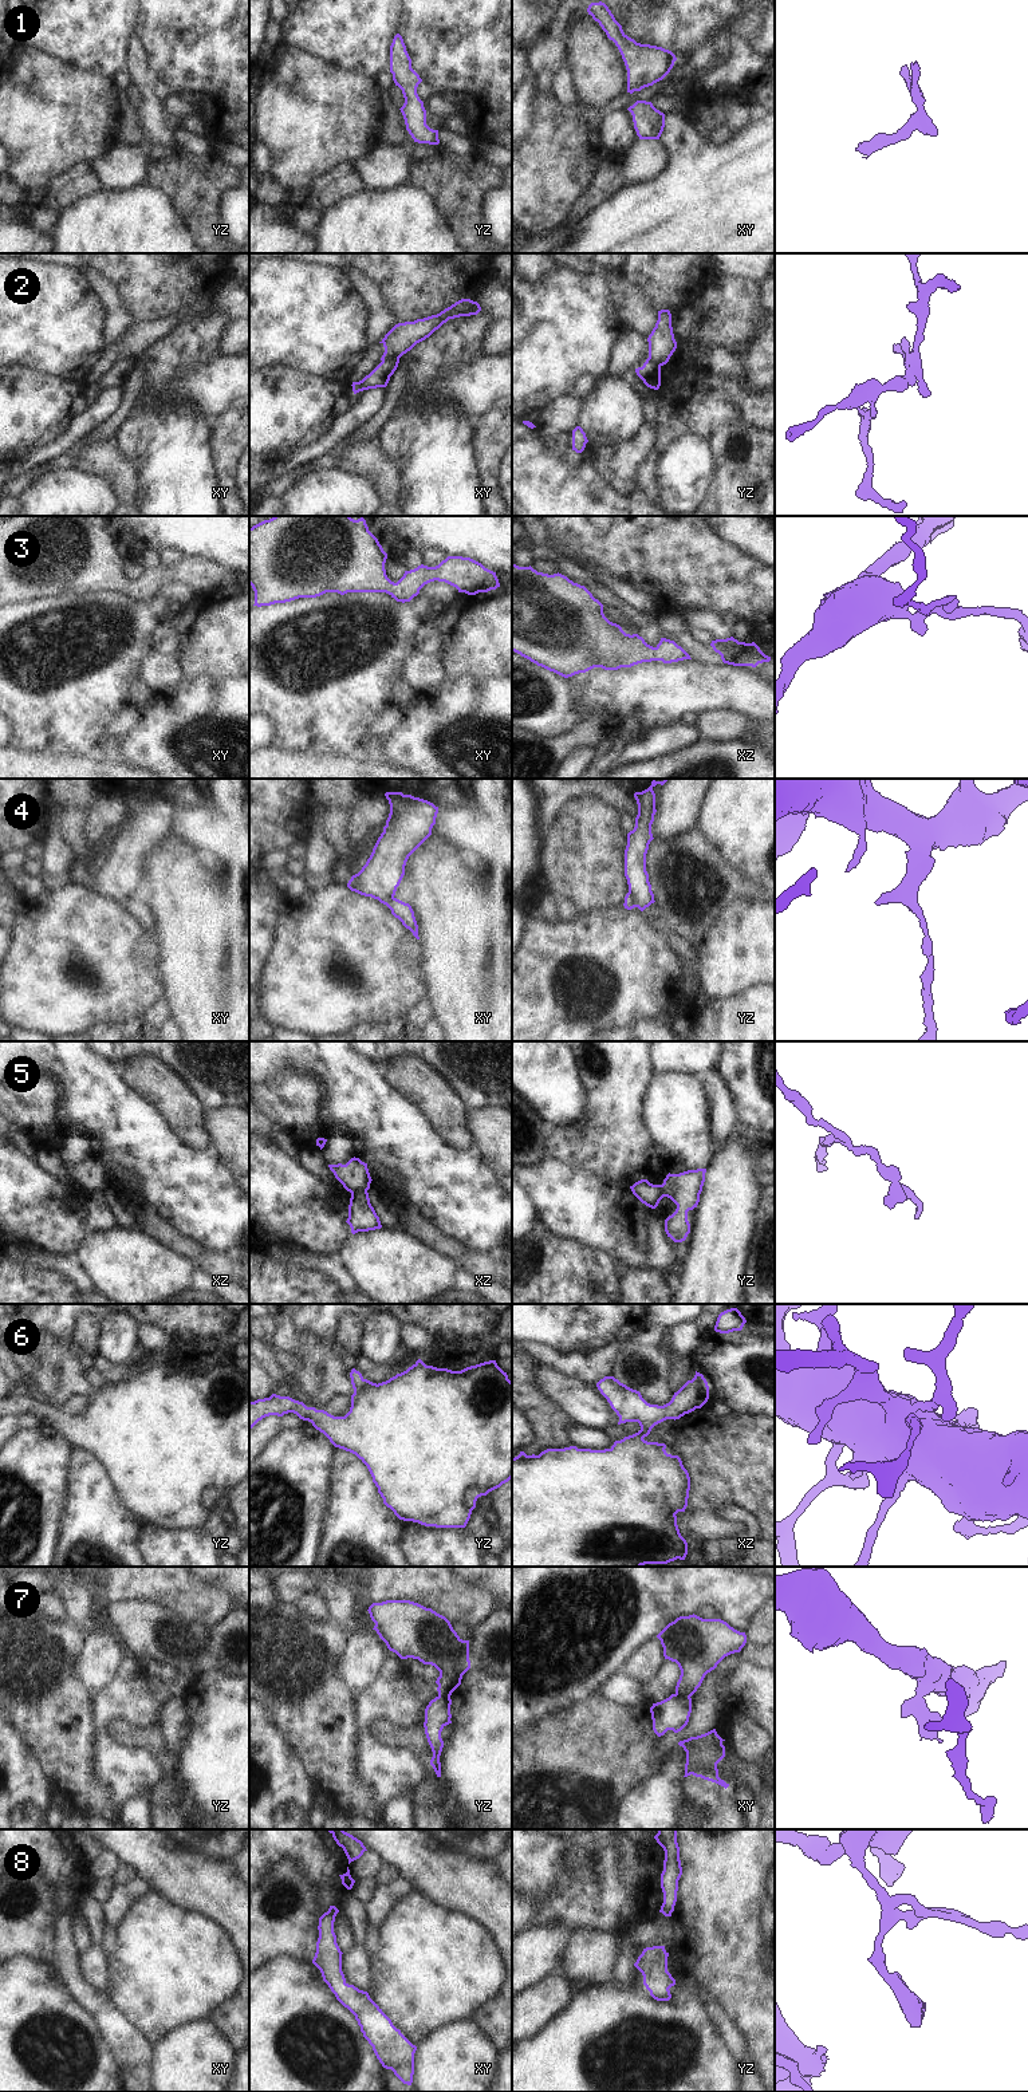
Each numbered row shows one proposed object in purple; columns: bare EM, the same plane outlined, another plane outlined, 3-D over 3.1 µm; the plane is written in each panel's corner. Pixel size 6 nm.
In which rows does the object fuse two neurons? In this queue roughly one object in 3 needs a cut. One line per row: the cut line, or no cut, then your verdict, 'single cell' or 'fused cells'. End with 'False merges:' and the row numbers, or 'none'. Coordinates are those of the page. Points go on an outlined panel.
1: cut none; single cell
2: cut xy (398, 357), (386, 357), (382, 361); fused cells
3: cut none; single cell
4: cut yz (629, 891), (637, 906); fused cells
5: cut xz (366, 1190), (351, 1193); fused cells
6: cut none; single cell
7: cut xy (676, 1693), (689, 1697); fused cells
8: cut none; single cell
False merges: 2, 4, 5, 7

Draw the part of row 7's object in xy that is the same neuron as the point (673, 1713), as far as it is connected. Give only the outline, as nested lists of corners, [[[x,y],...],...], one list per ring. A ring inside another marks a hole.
[[[671,1694],[669,1698],[653,1703],[650,1707],[653,1730],[661,1737],[667,1730],[681,1731],[689,1722],[692,1713],[692,1698]]]

